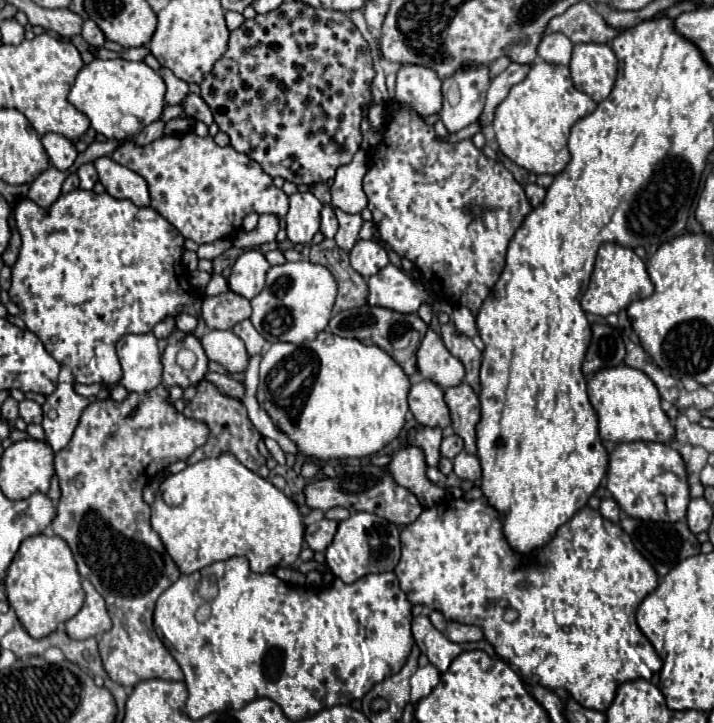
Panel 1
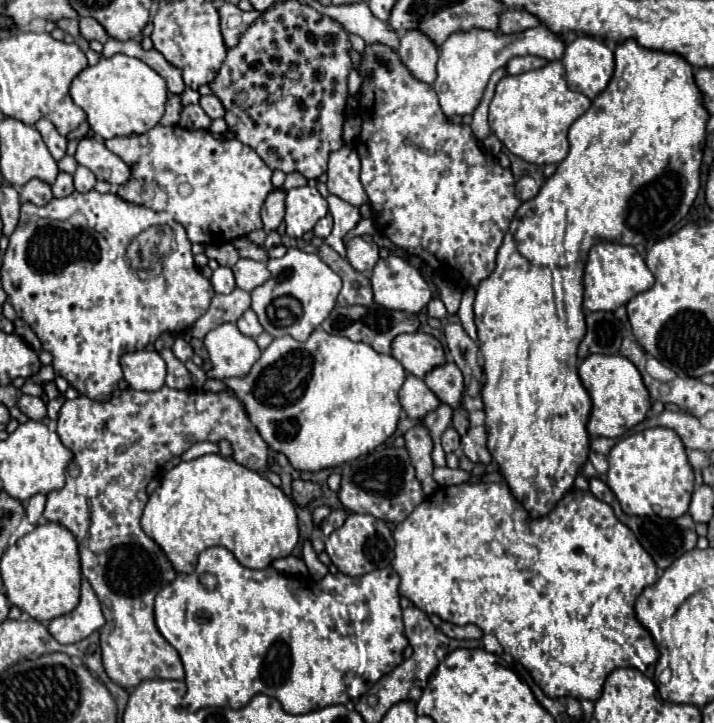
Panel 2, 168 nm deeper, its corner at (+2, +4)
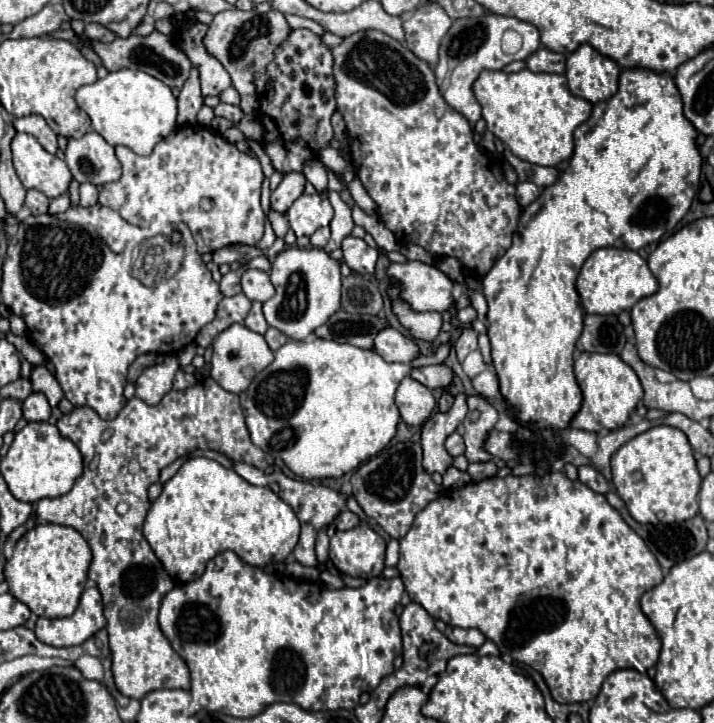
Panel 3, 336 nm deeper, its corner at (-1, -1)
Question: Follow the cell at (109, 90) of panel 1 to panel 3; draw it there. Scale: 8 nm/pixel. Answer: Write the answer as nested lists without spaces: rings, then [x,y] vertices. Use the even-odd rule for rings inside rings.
[[[120,68],[108,72],[106,78],[80,86],[76,90],[76,104],[90,116],[94,130],[108,144],[128,146],[136,154],[150,154],[176,124],[176,98],[172,90],[142,70]]]

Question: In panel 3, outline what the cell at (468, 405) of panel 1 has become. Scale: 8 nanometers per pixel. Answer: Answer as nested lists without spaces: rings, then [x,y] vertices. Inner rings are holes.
[[[434,364],[424,368],[414,368],[410,376],[418,382],[422,382],[426,388],[442,388],[448,390],[454,384],[454,372],[446,364]]]

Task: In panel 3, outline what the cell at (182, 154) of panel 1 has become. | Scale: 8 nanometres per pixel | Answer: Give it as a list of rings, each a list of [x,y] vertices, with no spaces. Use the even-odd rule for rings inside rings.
[[[200,124],[176,126],[156,144],[152,154],[138,156],[130,148],[118,146],[116,158],[124,168],[122,178],[102,188],[100,204],[118,210],[130,224],[184,222],[200,254],[216,252],[230,244],[254,246],[264,236],[266,216],[260,206],[264,172],[260,160],[236,150],[218,132]]]

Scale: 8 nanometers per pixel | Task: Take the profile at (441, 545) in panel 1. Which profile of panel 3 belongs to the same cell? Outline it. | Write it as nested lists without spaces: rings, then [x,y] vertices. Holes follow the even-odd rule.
[[[550,472],[542,478],[538,476],[506,476],[506,478],[488,478],[482,482],[470,482],[464,488],[448,490],[448,494],[440,494],[434,502],[430,502],[414,520],[412,528],[406,536],[400,538],[400,576],[404,580],[406,592],[412,602],[418,602],[426,608],[426,612],[434,618],[440,618],[446,624],[458,626],[458,628],[476,628],[482,630],[482,634],[492,640],[500,654],[504,658],[512,658],[524,664],[530,664],[534,670],[538,670],[548,684],[552,698],[562,704],[570,702],[590,702],[598,696],[598,690],[608,674],[632,668],[640,673],[648,668],[656,666],[660,656],[660,638],[656,636],[654,626],[640,610],[640,596],[658,586],[664,578],[658,560],[654,554],[650,554],[648,546],[642,542],[642,538],[622,520],[622,516],[608,504],[606,496],[592,492],[586,484],[580,480],[570,480],[562,472]]]

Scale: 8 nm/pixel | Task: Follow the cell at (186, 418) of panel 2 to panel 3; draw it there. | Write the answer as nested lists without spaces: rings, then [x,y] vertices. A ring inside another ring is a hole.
[[[211,378],[182,390],[180,396],[178,390],[170,390],[154,406],[134,396],[112,420],[102,420],[88,406],[76,406],[56,422],[56,428],[82,452],[84,472],[68,494],[40,500],[36,516],[52,524],[72,526],[92,550],[88,578],[96,582],[102,594],[116,688],[136,700],[160,688],[188,690],[188,666],[158,626],[160,602],[174,588],[174,580],[142,536],[142,522],[150,508],[148,486],[158,480],[162,468],[198,448],[222,452],[234,462],[246,462],[260,470],[272,466],[274,458],[252,444],[238,396],[216,388]],[[120,500],[130,504],[126,516],[116,512]]]

